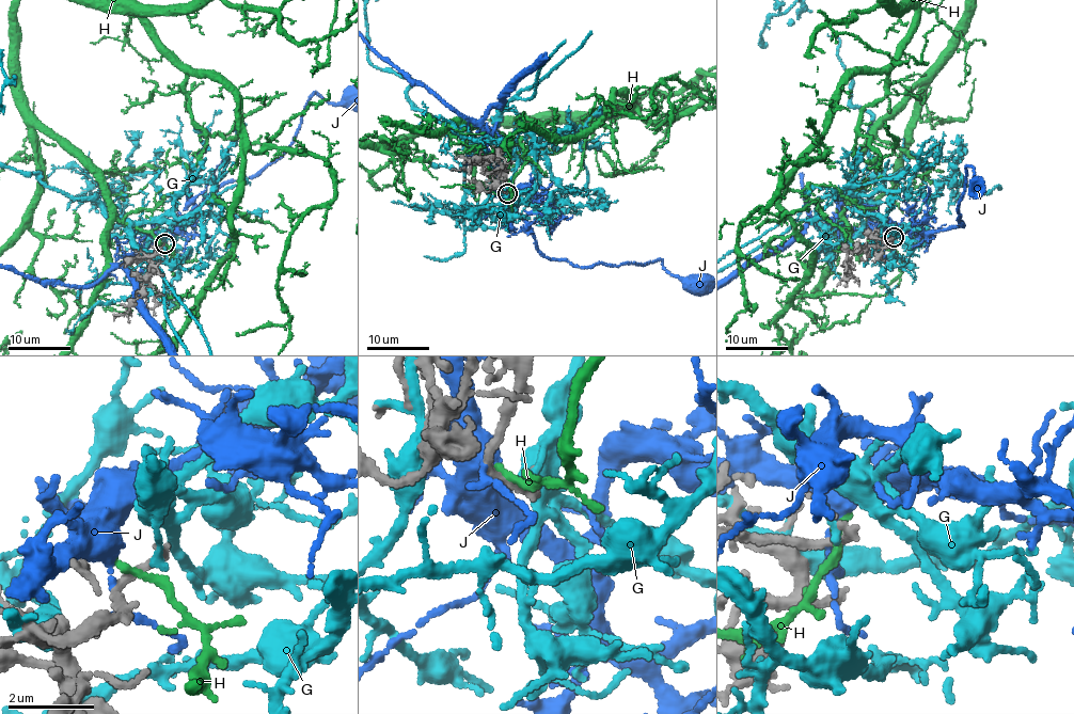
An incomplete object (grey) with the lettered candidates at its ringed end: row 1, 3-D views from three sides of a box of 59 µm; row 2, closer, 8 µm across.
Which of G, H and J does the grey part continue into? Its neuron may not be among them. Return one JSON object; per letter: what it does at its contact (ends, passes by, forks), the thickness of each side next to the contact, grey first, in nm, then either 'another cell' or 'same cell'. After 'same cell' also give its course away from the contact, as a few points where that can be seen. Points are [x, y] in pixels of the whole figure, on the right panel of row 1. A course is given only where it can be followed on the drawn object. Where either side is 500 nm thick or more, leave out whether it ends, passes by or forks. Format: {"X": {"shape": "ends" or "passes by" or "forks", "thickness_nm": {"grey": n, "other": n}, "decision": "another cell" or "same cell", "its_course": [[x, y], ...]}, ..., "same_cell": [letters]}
{"G": {"shape": "ends", "thickness_nm": {"grey": 220, "other": 140}, "decision": "another cell"}, "H": {"shape": "ends", "thickness_nm": {"grey": 280, "other": 220}, "decision": "another cell"}, "J": {"shape": "passes by", "thickness_nm": {"grey": 180, "other": 190}, "decision": "another cell"}, "same_cell": []}

